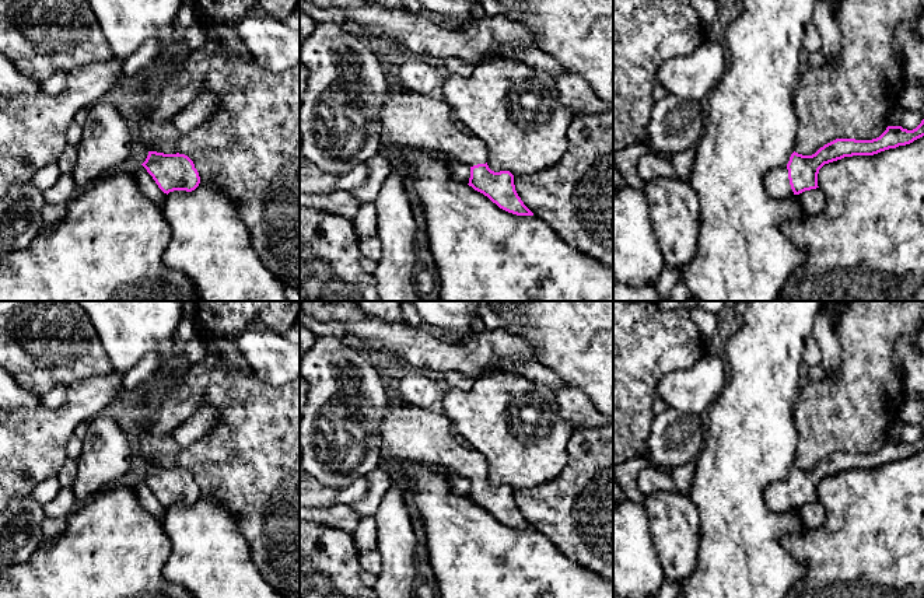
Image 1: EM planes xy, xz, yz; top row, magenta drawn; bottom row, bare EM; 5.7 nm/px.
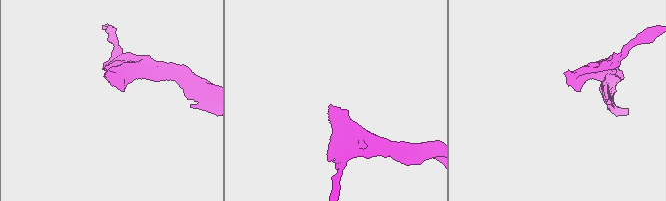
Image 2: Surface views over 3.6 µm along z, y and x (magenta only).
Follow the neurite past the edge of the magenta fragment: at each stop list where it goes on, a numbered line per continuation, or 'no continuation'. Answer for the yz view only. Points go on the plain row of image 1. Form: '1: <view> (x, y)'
1: yz (777, 497)

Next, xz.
1: xz (409, 433)

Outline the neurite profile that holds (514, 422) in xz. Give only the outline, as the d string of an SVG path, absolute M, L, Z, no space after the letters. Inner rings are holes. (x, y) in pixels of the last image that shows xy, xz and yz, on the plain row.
M493 371L477 378L469 391L452 388L444 398L442 413L451 419L468 444L484 457L491 485L510 485L514 490L536 487L553 480L567 464L567 444L574 427L561 417L553 389L524 375Z

